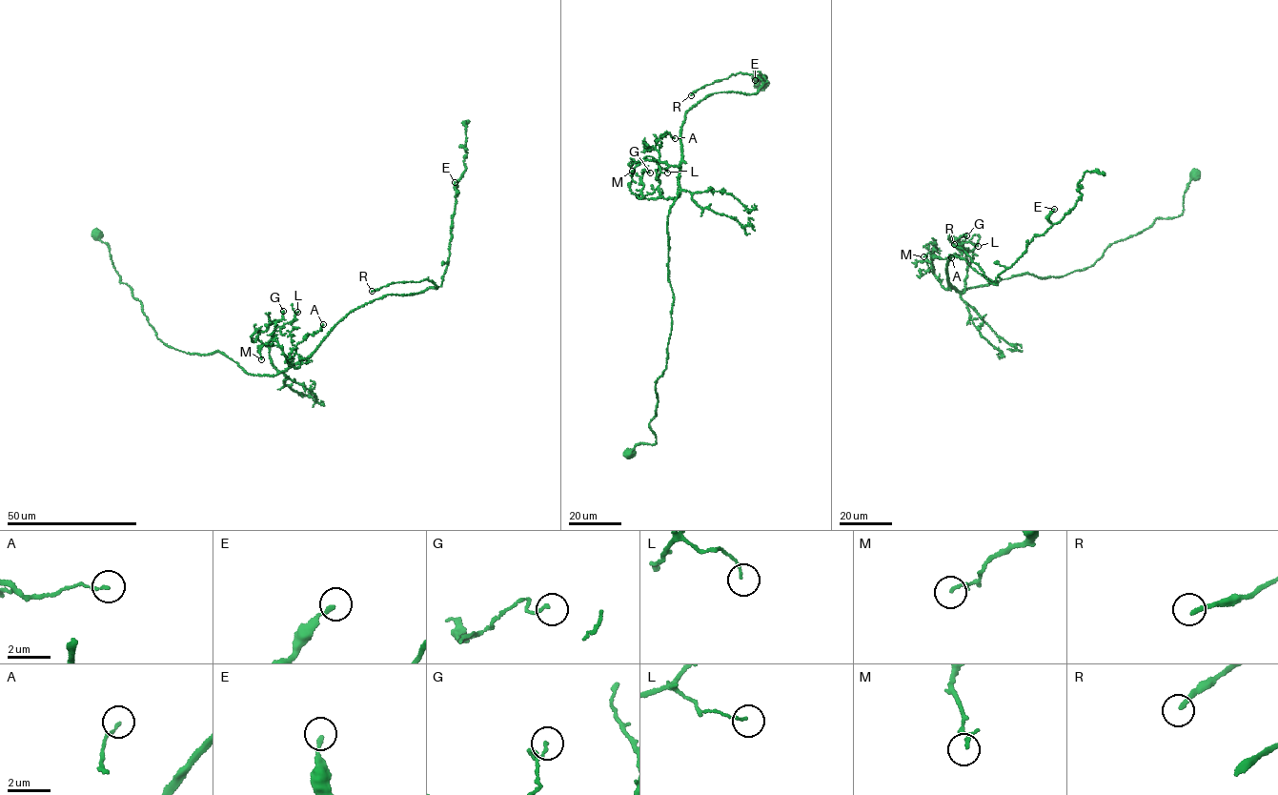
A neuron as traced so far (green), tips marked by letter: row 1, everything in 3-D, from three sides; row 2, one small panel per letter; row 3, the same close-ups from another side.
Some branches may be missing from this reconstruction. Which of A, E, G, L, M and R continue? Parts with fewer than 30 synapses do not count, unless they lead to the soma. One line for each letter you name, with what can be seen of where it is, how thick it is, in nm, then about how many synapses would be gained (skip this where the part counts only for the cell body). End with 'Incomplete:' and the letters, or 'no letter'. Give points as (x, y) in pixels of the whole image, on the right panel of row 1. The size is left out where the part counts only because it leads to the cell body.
R: (954, 244) | 200 nm | 60 syn
Incomplete: R

